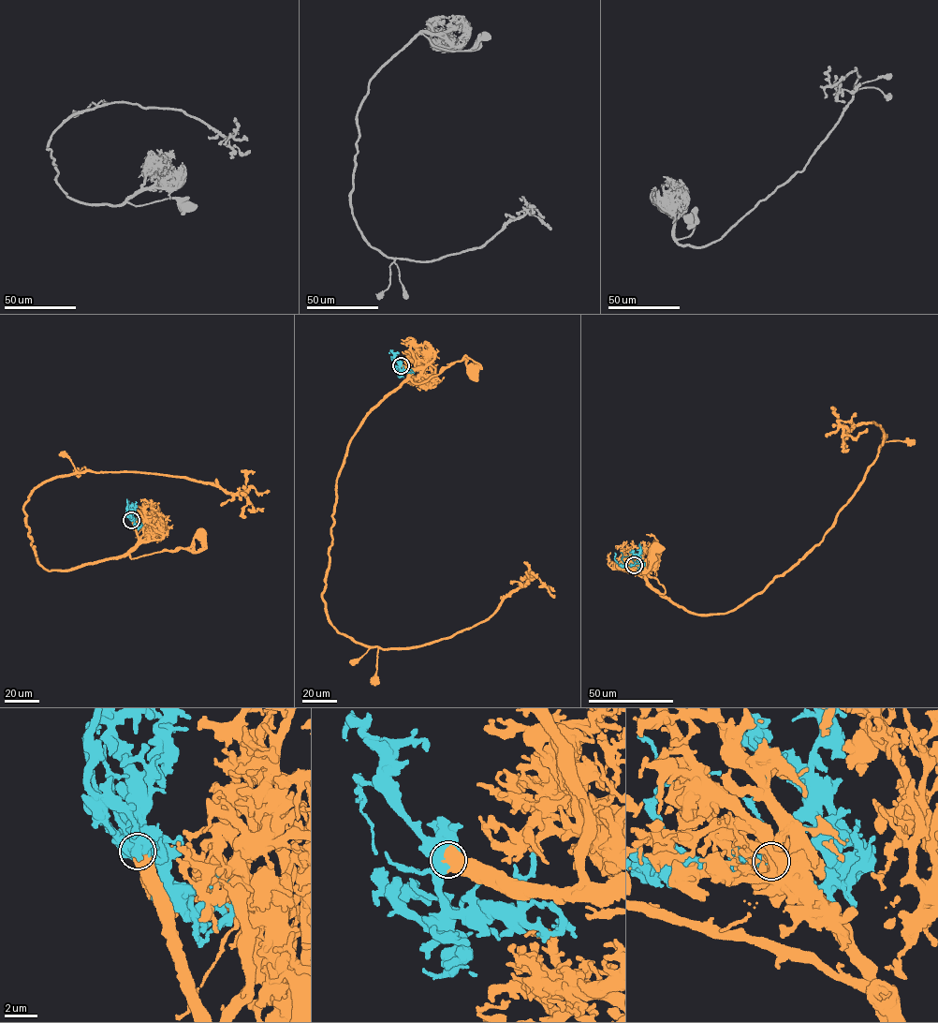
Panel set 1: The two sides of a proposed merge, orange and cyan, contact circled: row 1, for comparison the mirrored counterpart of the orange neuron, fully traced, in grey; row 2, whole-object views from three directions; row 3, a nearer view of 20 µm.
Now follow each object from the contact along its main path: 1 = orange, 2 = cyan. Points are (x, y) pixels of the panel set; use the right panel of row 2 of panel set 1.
1: (634, 565), (652, 587), (664, 593), (664, 585), (649, 576), (644, 567), (644, 560), (656, 547)
2: (634, 565), (619, 565), (614, 553)

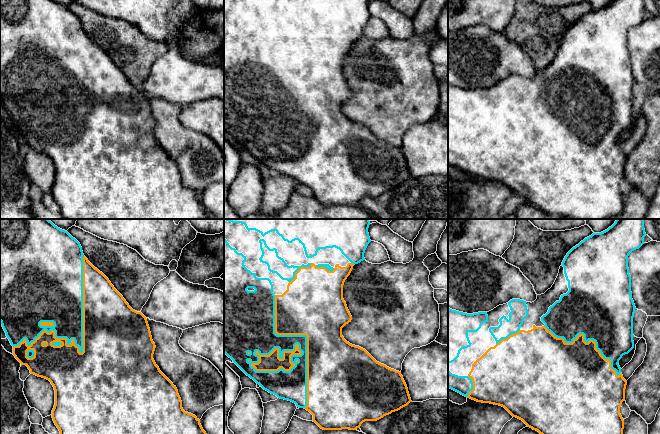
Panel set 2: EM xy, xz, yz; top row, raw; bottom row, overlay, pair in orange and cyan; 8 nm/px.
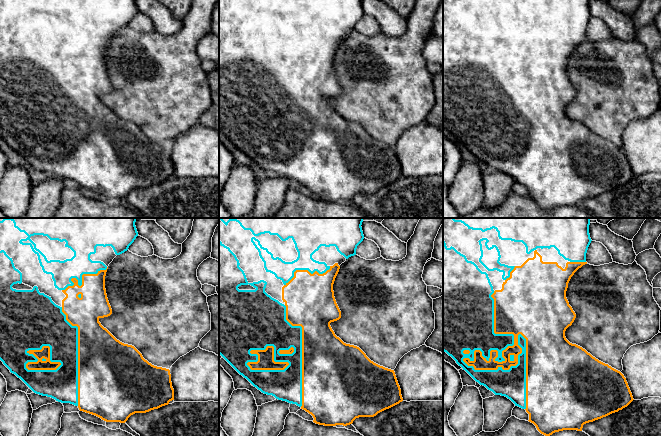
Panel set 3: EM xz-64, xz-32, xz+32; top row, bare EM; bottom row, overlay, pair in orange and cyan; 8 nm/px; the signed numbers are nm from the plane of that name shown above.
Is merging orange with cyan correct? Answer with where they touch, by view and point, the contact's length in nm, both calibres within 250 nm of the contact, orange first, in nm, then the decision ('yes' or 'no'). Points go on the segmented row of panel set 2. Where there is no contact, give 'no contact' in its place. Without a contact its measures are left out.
contact xy (83, 346); length 950 nm; calibres 500 and 240 nm; yes

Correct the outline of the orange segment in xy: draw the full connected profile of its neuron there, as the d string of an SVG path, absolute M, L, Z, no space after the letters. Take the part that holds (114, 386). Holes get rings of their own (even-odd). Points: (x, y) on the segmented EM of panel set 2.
M0 219L0 322L13 346L13 355L15 358L21 365L26 365L31 374L45 378L53 385L55 390L55 405L52 410L52 418L60 434L206 434L200 424L200 420L195 415L183 410L182 401L176 386L173 385L156 365L153 359L156 346L152 340L146 317L141 312L133 310L123 296L114 288L109 279L88 261L83 254L80 243L67 231L58 228L48 219Z

